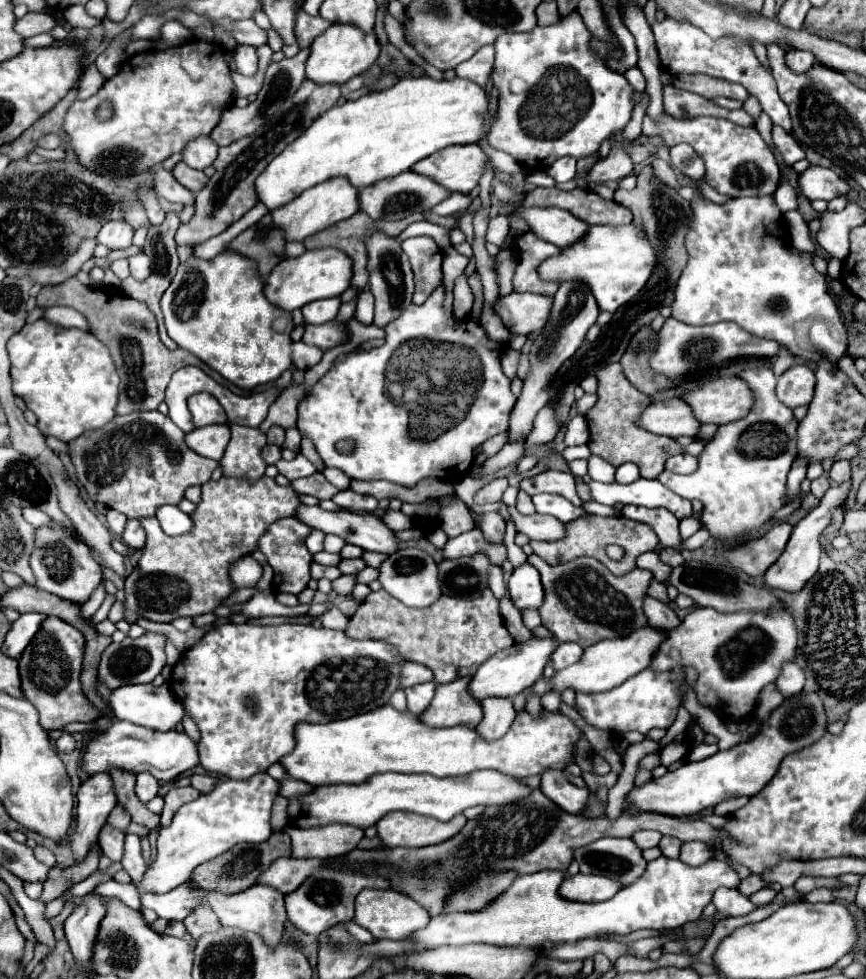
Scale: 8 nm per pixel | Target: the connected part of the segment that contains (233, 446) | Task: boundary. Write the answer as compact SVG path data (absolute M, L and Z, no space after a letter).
M230 425L230 429L232 439L220 461L224 475L240 475L256 481L256 477L262 477L266 469L266 463L262 459L262 433L258 429L242 425Z

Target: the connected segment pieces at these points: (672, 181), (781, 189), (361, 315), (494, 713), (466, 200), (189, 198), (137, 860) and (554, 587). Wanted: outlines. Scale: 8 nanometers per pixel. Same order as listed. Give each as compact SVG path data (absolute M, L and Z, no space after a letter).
M652 159L652 167L654 167L654 175L656 175L664 185L668 185L668 187L672 187L672 189L680 189L674 169L672 169L664 159Z
M782 181L782 183L778 185L776 193L774 193L774 201L776 201L778 209L780 209L782 213L786 213L786 211L798 207L798 193L796 193L796 189L794 189L788 181L786 181L786 183Z
M360 291L360 297L358 297L358 305L356 305L354 317L356 317L362 325L370 325L370 323L372 323L374 305L370 303L370 291Z
M490 697L490 699L482 701L482 711L484 711L484 717L478 723L476 731L484 741L496 741L496 739L504 737L512 725L512 721L516 719L510 699Z
M452 193L446 201L438 203L438 205L432 209L432 213L446 217L446 215L452 215L452 213L456 213L456 211L464 211L464 209L468 209L470 205L472 205L472 197L470 197L470 195Z
M156 165L156 167L150 169L150 173L152 173L152 177L154 177L154 189L156 189L156 193L158 193L160 197L166 197L168 201L180 203L180 205L194 203L194 195L192 195L186 187L182 187L182 185L174 179L174 175L172 175L170 171L166 171L164 167Z
M126 835L122 867L124 867L126 873L130 873L132 881L138 881L142 877L142 873L146 871L146 863L144 863L144 857L142 857L142 847L140 847L138 835Z
M530 555L528 563L534 565L544 585L544 605L540 607L542 625L560 641L574 641L588 647L596 641L628 637L636 629L648 625L642 601L646 597L652 575L642 569L634 569L622 577L612 575L606 565L592 557L580 557L564 565L548 565L538 555Z

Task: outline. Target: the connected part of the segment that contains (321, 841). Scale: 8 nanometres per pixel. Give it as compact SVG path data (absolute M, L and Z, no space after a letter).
M326 825L322 829L284 829L292 839L292 857L334 857L356 849L364 837L362 829L350 825Z

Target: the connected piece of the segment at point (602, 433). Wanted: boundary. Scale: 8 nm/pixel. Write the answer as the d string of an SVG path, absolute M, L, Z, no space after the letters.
M620 363L606 365L596 373L596 379L598 379L598 391L596 391L598 401L592 409L586 411L586 421L590 427L590 441L588 441L590 451L594 455L600 455L614 467L632 461L640 467L640 475L644 479L654 479L654 469L664 469L664 461L672 455L682 453L682 447L670 437L648 433L636 425L638 415L650 403L650 399L624 377Z

